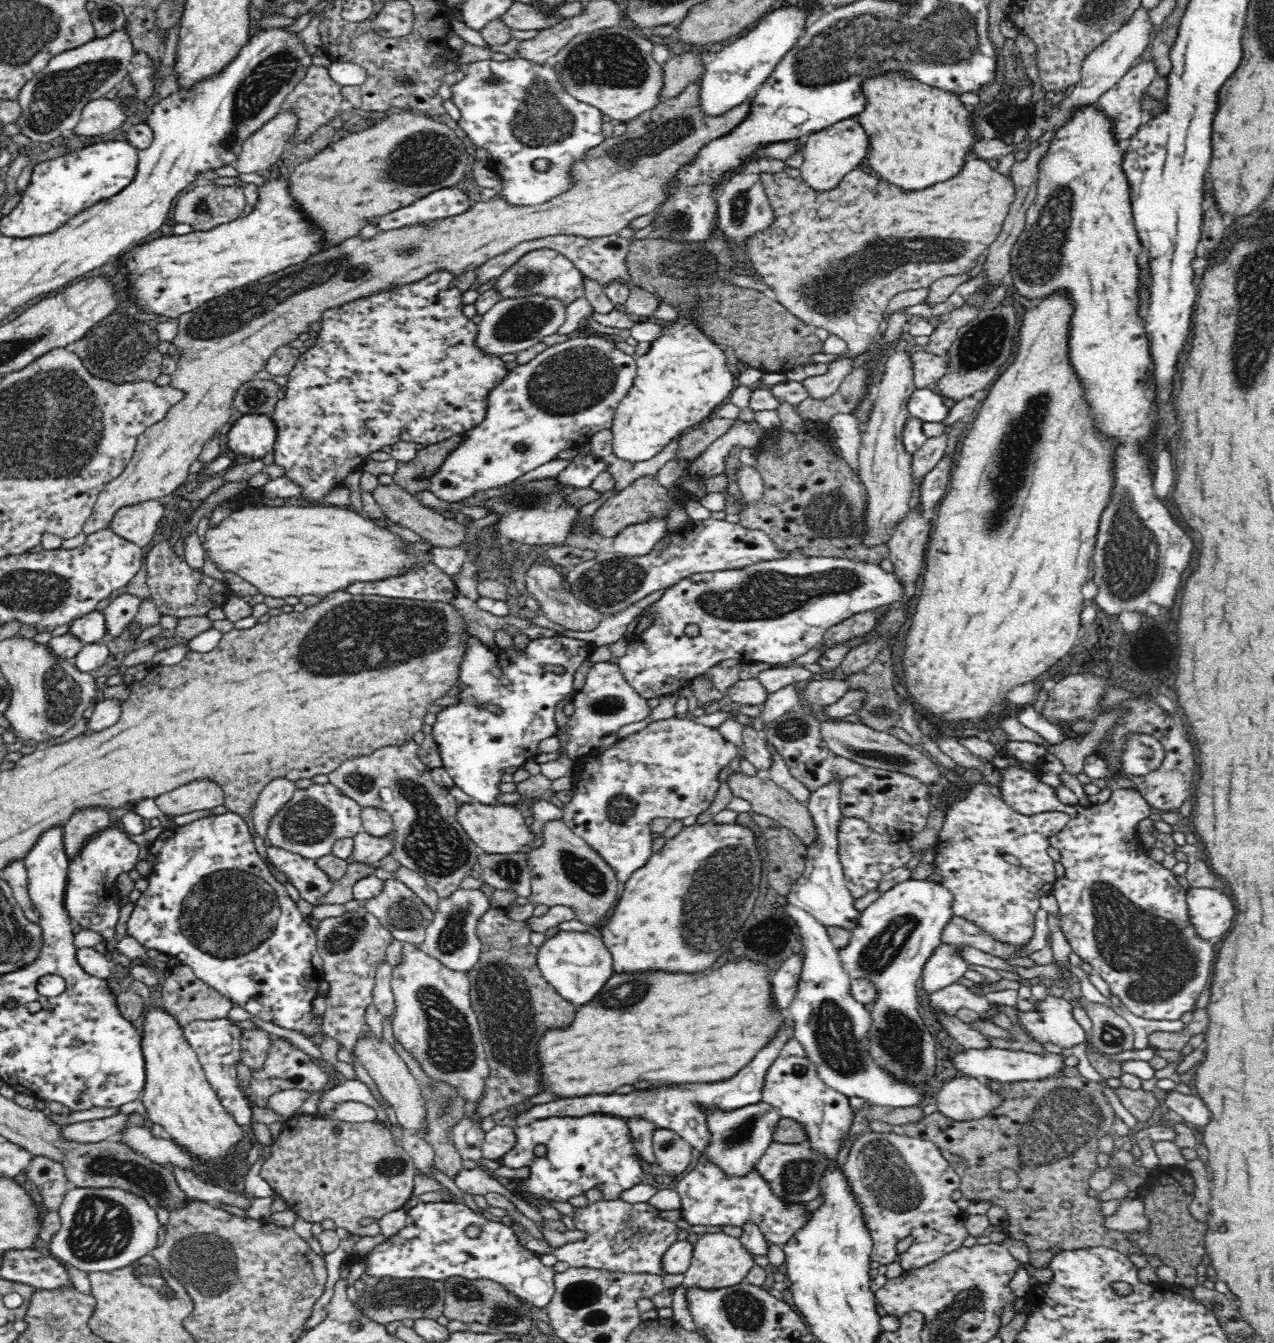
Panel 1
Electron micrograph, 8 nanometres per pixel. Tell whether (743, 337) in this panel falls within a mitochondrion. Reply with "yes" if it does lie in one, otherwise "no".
no

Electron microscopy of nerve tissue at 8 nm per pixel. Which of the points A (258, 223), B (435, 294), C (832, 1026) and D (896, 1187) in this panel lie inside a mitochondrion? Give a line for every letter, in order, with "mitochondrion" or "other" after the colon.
A: other
B: other
C: mitochondrion
D: mitochondrion

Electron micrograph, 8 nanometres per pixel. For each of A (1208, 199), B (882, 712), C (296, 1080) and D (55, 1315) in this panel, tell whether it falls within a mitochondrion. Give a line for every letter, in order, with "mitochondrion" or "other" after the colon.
A: other
B: mitochondrion
C: other
D: other

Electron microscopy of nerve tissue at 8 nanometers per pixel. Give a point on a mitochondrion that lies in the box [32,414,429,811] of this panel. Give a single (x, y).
(63, 695)

